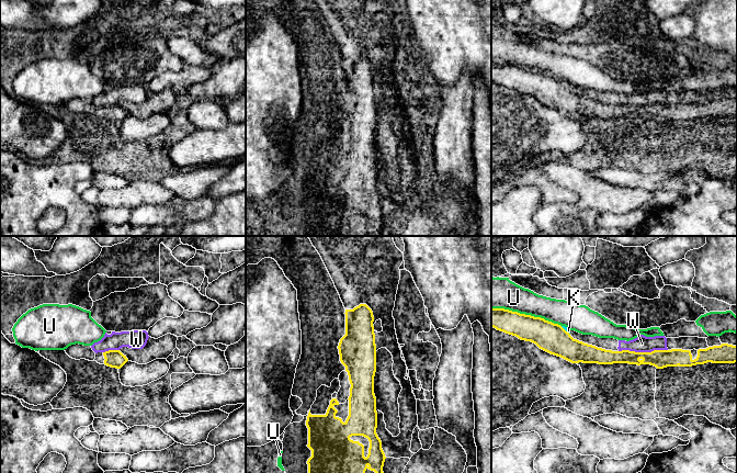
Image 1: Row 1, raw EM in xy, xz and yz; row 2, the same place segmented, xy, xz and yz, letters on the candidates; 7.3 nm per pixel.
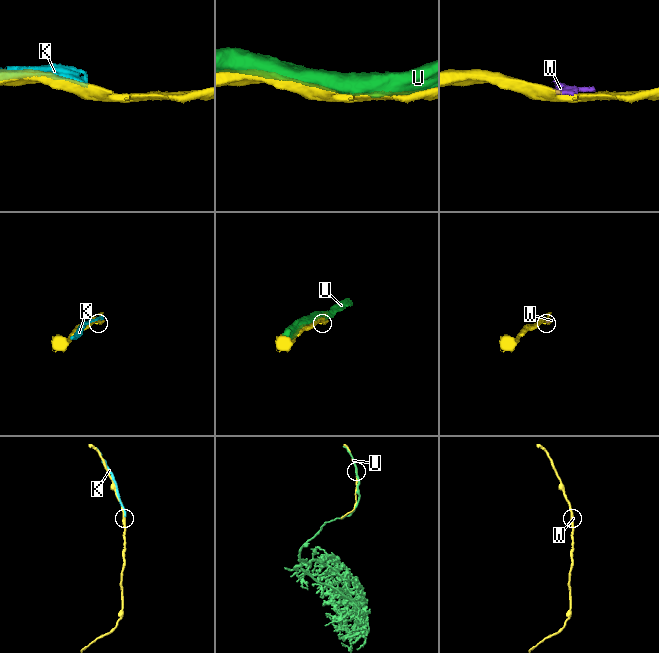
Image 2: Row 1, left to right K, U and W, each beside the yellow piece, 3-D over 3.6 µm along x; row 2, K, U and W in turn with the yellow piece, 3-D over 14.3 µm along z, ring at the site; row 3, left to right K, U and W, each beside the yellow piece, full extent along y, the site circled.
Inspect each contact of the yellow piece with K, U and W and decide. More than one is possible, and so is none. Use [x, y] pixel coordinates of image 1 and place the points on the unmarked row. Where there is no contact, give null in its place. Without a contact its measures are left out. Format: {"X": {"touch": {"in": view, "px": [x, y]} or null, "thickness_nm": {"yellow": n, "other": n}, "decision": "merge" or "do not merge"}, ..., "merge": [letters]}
{"K": {"touch": {"in": "yz", "px": [564, 83]}, "thickness_nm": {"yellow": 220, "other": 30}, "decision": "do not merge"}, "U": {"touch": {"in": "yz", "px": [526, 69]}, "thickness_nm": {"yellow": 220, "other": 220}, "decision": "do not merge"}, "W": {"touch": {"in": "yz", "px": [643, 107]}, "thickness_nm": {"yellow": 140, "other": 120}, "decision": "do not merge"}, "merge": []}

